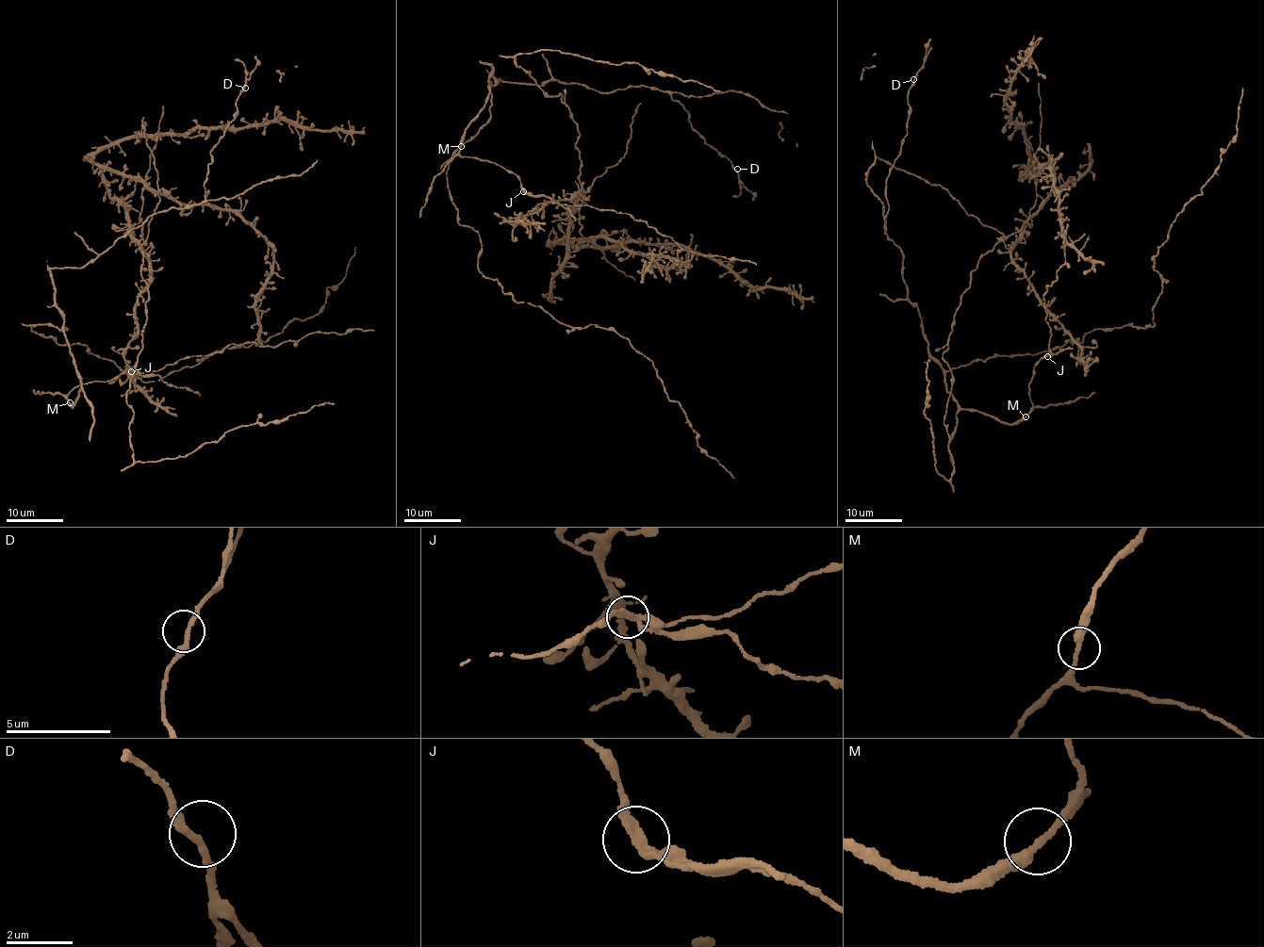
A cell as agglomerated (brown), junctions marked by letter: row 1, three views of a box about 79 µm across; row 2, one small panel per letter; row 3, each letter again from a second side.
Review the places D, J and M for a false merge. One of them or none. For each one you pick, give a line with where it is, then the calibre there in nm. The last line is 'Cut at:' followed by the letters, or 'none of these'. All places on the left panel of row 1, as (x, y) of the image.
J: place (131, 371); calibre 240 nm
Cut at: J

